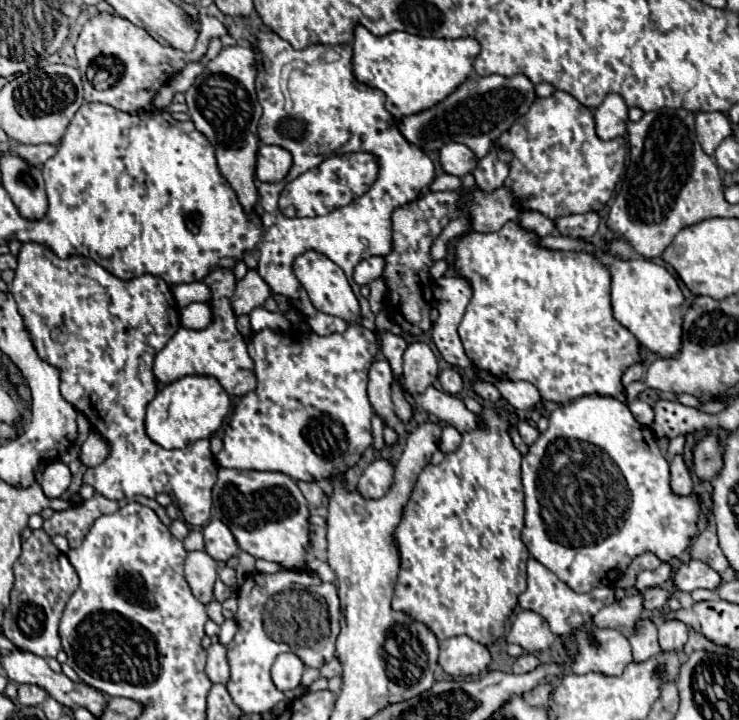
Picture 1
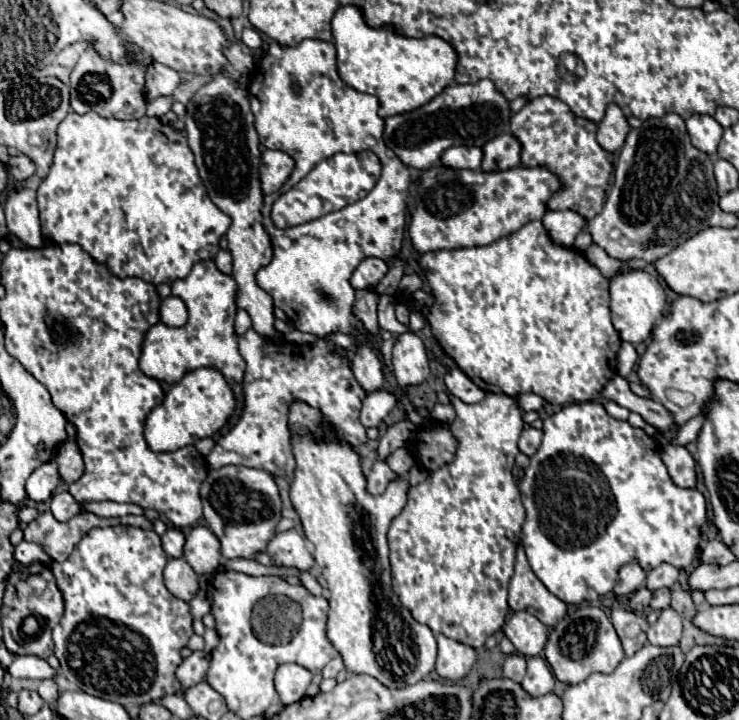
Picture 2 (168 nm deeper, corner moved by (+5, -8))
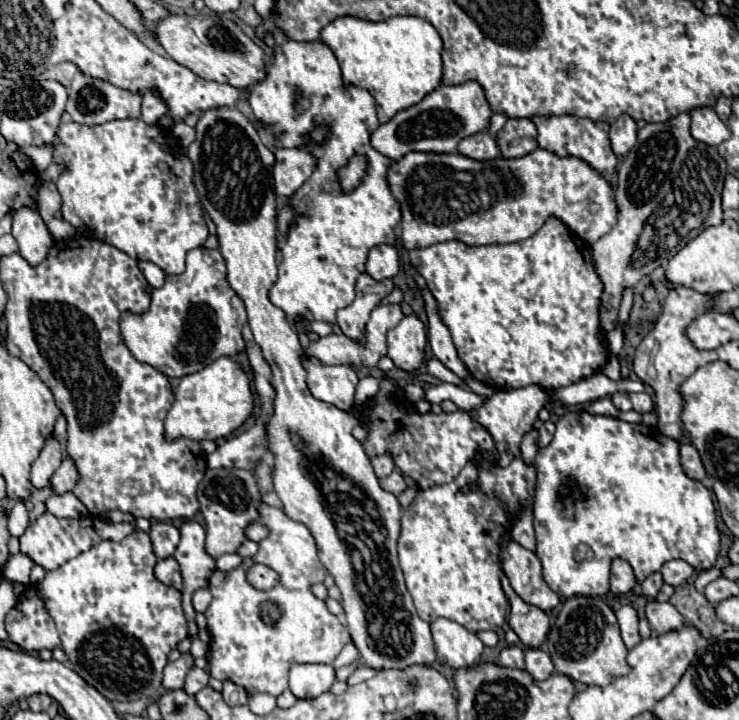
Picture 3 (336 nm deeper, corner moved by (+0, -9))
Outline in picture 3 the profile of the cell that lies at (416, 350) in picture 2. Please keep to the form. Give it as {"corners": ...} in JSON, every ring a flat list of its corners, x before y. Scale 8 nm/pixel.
{"corners":[[416,314,404,316,400,324,388,332,388,356,398,368,414,372,424,360,426,342,424,322]]}

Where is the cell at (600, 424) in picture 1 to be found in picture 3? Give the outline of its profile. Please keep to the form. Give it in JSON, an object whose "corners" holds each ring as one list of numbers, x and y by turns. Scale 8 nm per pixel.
{"corners":[[586,410,568,412,556,422,556,434,554,434,552,442,546,448,538,450,534,462,538,468,536,494,534,494,534,530,536,530,536,540,538,540,536,556,542,562,544,580,558,596,572,598,572,596,604,596,604,594,608,594,608,590,610,590,610,586,608,586,610,562,614,558,628,560,640,582,644,582,644,578,648,578,652,572,658,572,664,562,670,562,676,558,686,560,698,572,714,566,718,552,720,552,720,530,716,524,716,508,712,502,712,494,702,482,692,480,684,474,682,464,680,464,680,454,678,454,678,442,674,438,660,434,658,428,650,428,644,424,630,424,630,422,610,418,610,416,598,416,598,414,594,416,594,414,588,414]]}

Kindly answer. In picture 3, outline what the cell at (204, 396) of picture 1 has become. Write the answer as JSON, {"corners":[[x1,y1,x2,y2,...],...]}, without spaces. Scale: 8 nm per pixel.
{"corners":[[222,356,208,364,204,370,188,374,176,388,176,400,166,414,164,428,166,438,190,438,190,440,218,440,230,436,252,414,254,396,250,390,250,378,236,358]]}

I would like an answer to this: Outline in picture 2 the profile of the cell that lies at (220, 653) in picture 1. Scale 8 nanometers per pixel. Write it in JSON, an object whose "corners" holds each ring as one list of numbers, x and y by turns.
{"corners":[[193,651,191,657,183,659,183,663,179,665,179,669,175,671,177,673,177,679,185,685,185,687,191,687,191,685,197,685,199,681,205,681,207,679,207,653,203,651]]}

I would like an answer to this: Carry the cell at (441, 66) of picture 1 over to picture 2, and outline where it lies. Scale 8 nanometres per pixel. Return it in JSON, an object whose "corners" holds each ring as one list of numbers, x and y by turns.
{"corners":[[341,7,333,21,331,21,331,29,333,29,333,39,335,39,335,47,337,47,337,69,339,69,339,77,353,89,361,91,361,93,373,93,379,99,379,115,391,117,395,113,409,113,411,109,419,109,419,105,425,105,427,101,431,101,431,97,437,97,453,79,455,79,455,65,457,65,457,53,455,49,443,41,441,37,423,37,423,39,407,39,397,35,393,29,389,27,381,27,381,29,373,29,367,27,361,15,359,7]]}

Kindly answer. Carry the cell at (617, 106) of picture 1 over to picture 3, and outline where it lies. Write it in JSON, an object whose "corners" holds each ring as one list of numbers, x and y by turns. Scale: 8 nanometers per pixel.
{"corners":[[622,114,610,126,610,142,616,156,626,156,630,152,630,148,636,144,636,132,638,132,638,126,628,114]]}

